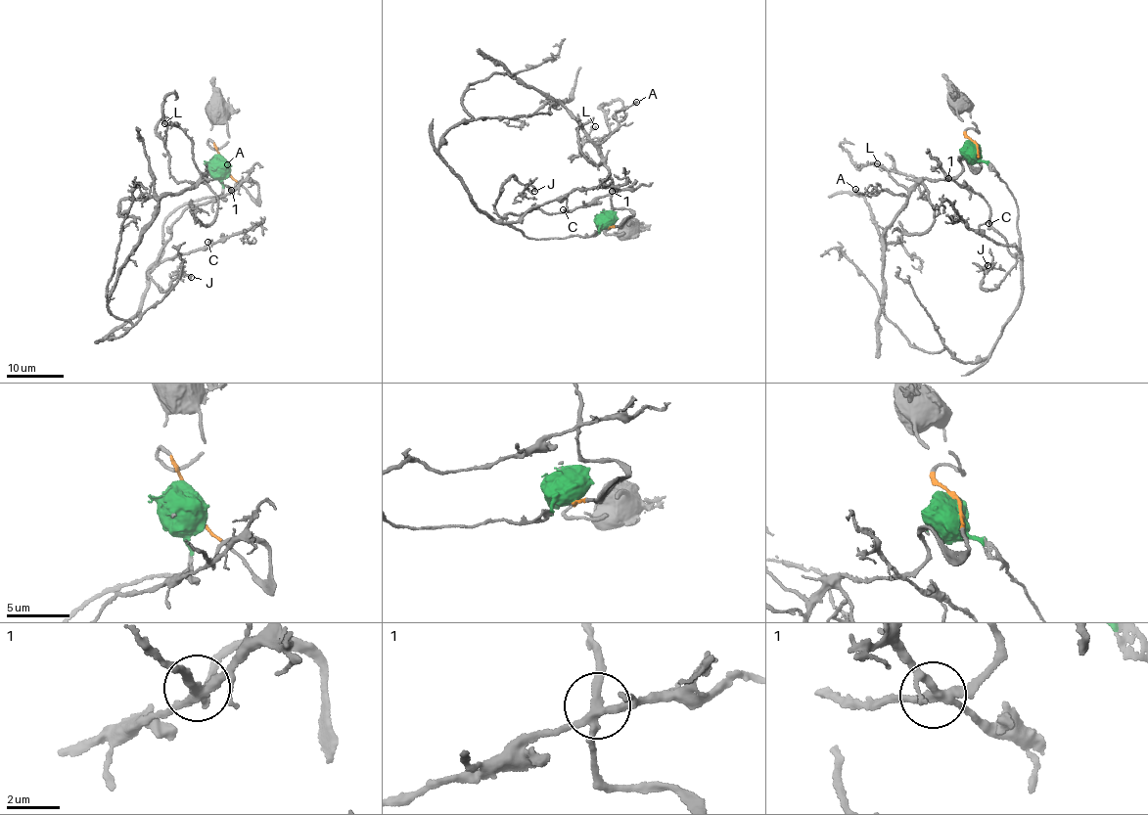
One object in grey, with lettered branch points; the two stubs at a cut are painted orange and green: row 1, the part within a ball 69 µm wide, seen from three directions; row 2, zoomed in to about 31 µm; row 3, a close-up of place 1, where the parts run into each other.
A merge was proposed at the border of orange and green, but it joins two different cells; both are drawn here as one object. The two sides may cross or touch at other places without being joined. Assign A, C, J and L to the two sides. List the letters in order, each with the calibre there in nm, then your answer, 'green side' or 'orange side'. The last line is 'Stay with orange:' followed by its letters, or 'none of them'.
A: 240 nm | orange side
C: 180 nm | green side
J: 240 nm | green side
L: 130 nm | orange side
Stay with orange: A, L

